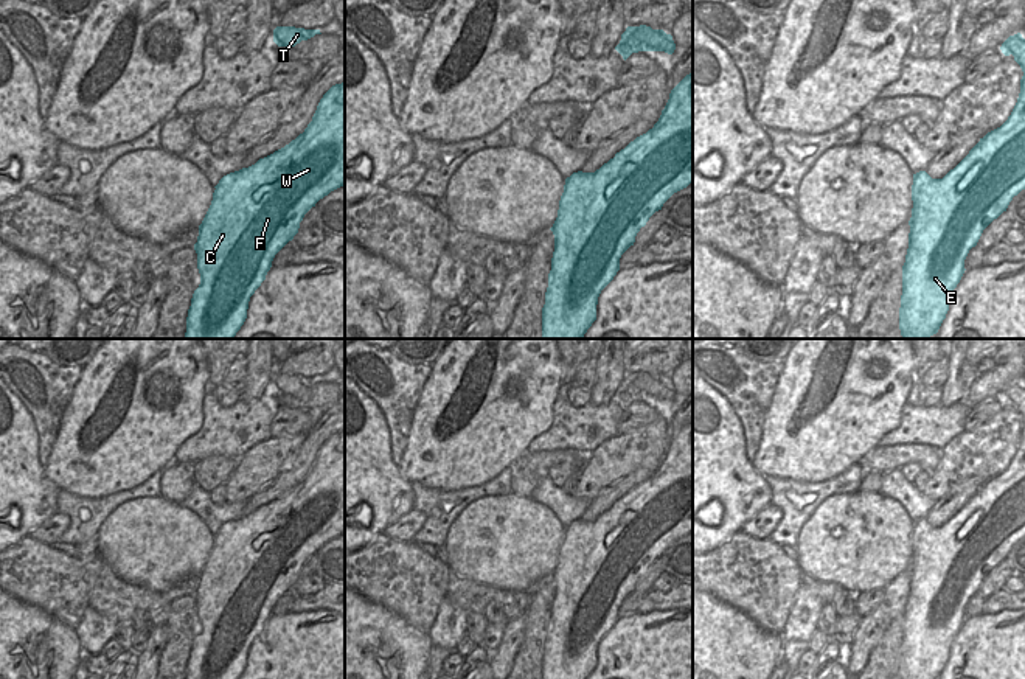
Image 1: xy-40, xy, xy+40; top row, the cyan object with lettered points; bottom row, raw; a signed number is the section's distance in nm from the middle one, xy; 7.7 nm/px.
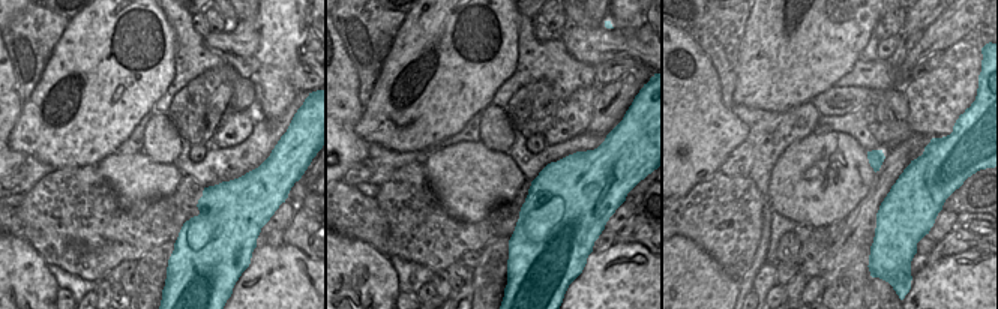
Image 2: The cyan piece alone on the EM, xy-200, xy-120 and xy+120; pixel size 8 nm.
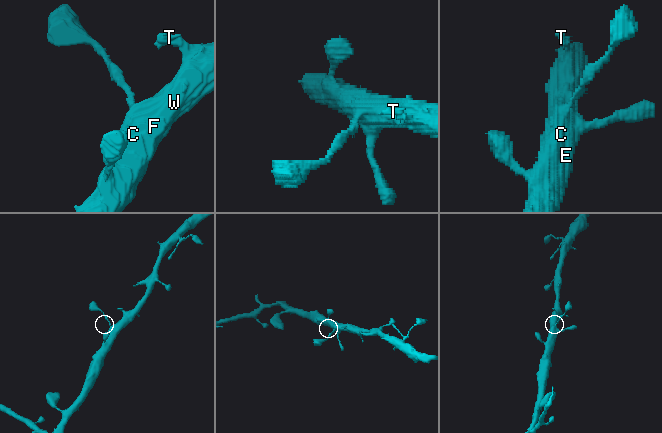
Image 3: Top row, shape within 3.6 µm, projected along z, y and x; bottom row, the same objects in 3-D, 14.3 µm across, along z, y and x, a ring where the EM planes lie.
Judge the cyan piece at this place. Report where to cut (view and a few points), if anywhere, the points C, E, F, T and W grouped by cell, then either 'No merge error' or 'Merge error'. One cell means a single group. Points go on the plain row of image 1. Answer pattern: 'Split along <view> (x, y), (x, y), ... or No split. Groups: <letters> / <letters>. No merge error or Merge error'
No split. Groups: C E F T W. No merge error.

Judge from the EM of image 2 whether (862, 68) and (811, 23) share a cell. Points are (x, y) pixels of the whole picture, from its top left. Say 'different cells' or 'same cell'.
different cells

